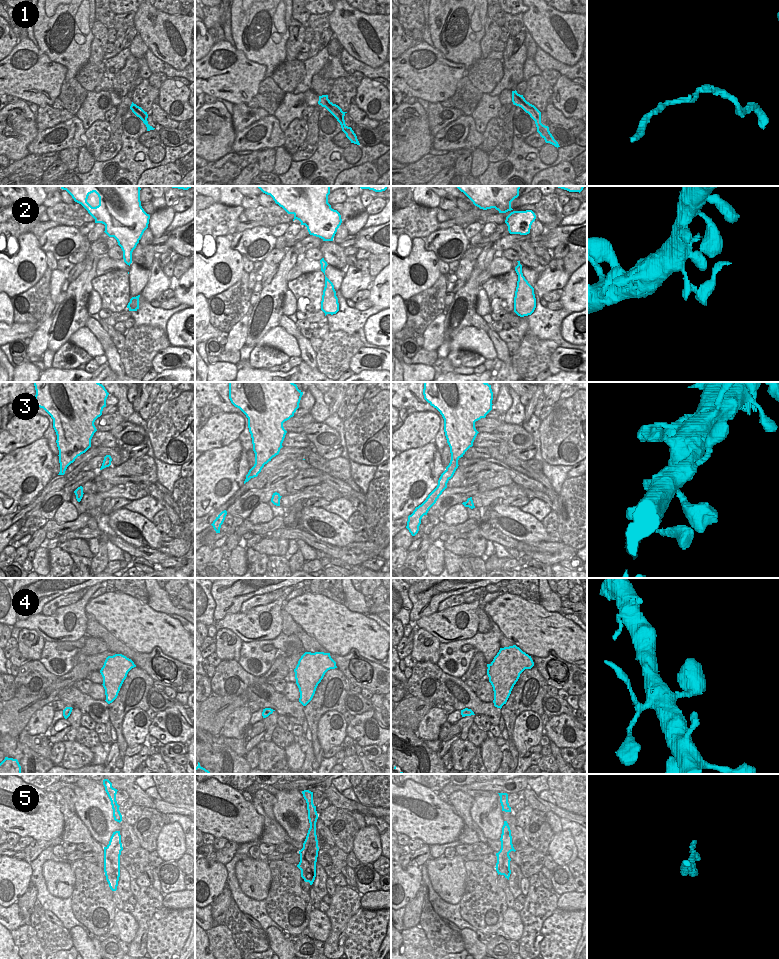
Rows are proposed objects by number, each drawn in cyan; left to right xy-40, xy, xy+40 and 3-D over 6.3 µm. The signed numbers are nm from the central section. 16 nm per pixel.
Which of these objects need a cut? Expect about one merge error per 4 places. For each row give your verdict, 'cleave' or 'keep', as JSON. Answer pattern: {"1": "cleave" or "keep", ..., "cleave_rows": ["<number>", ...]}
{"1": "cleave", "2": "keep", "3": "keep", "4": "keep", "5": "keep", "cleave_rows": ["1"]}

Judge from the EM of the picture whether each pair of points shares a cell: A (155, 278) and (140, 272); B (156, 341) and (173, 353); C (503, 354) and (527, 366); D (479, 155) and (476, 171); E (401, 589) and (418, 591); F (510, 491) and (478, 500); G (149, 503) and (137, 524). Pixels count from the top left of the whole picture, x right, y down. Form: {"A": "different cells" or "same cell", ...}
{"A": "different cells", "B": "different cells", "C": "different cells", "D": "same cell", "E": "different cells", "F": "same cell", "G": "different cells"}

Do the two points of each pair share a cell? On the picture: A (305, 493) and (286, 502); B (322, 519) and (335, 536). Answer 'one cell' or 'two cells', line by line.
A: one cell
B: one cell

